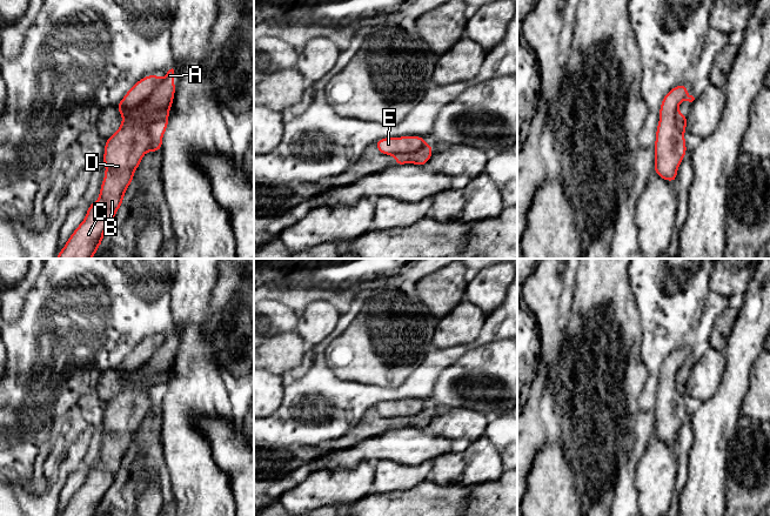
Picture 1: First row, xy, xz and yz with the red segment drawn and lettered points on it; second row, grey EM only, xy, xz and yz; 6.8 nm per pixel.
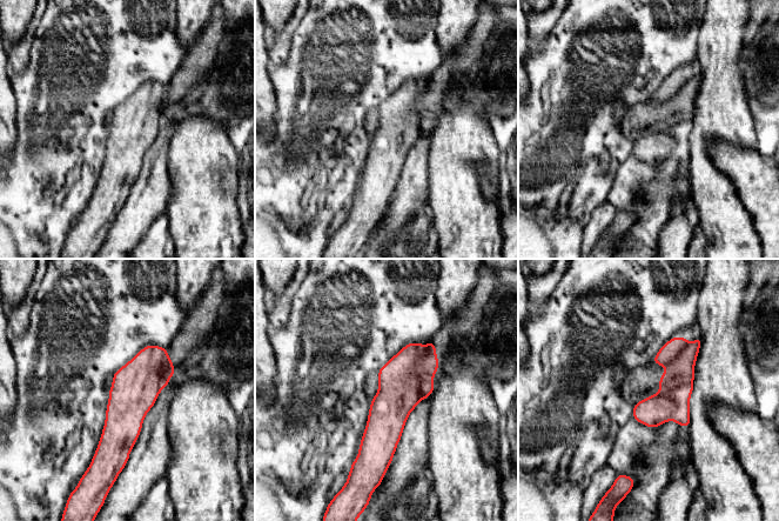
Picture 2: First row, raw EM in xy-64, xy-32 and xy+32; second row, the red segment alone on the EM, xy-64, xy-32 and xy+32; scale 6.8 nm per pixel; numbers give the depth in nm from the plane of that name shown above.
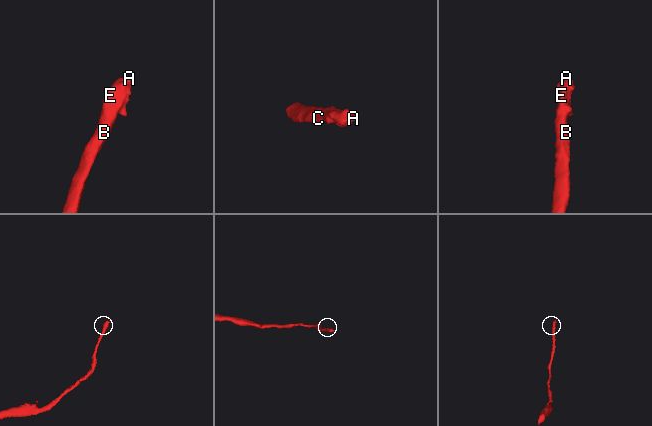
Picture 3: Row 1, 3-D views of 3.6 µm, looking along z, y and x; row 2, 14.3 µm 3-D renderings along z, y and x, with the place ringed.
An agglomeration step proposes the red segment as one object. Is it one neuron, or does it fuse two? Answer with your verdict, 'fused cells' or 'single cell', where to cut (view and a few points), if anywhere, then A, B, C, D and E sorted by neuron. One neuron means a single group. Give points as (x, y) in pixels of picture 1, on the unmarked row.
fused cells | xy (160, 344), (129, 377), (132, 387), (147, 390), (147, 413) | A / B C D E

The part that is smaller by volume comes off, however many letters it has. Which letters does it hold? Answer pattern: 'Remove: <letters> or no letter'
Remove: A

